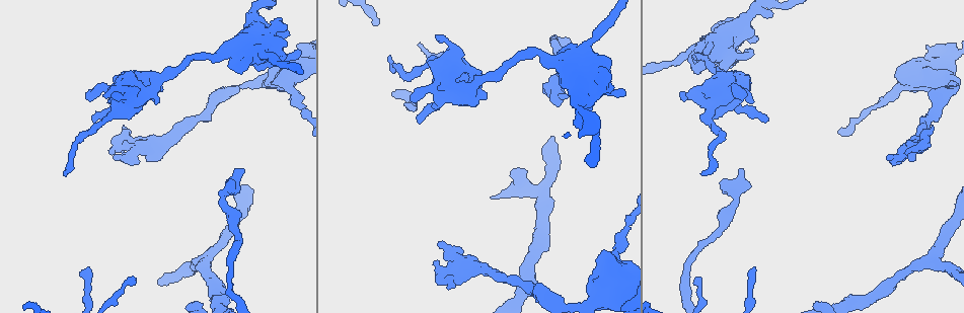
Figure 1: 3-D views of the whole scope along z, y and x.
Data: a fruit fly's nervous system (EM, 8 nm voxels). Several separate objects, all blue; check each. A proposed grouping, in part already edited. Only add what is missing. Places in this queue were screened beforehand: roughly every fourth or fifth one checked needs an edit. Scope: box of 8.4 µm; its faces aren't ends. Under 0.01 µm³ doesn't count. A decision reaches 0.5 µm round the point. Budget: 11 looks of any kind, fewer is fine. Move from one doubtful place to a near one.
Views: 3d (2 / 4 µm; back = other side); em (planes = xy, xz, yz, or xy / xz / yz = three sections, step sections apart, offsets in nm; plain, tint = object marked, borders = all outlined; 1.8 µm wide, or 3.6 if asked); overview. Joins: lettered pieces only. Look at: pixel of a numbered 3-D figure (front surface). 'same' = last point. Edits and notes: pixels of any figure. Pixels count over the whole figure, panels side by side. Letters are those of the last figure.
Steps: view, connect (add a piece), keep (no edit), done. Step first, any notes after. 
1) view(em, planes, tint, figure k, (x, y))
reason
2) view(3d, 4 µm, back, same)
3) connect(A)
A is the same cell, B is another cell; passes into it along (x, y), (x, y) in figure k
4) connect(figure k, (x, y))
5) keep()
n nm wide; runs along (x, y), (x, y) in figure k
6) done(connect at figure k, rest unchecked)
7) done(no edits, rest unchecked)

view(3d, 4 µm, figure 1, (742, 98))
branch stops here

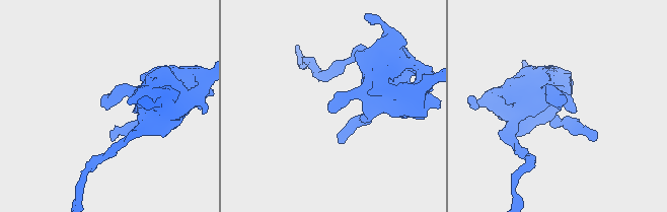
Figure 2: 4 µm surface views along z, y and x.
view(em, planes, borders, figure 2, (562, 104))
need the tissue

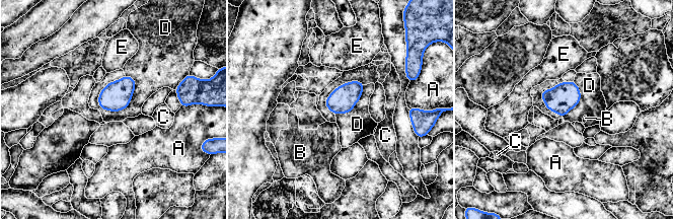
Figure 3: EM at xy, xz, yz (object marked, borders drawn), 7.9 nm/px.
keep()
A, B, C, D and E are other cells; border along (136, 81), (125, 107), (100, 107) in figure 3; no lettered piece goes on from it

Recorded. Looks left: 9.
view(em, xy, step 8, tint, figure 1, (155, 101))
branch stops here

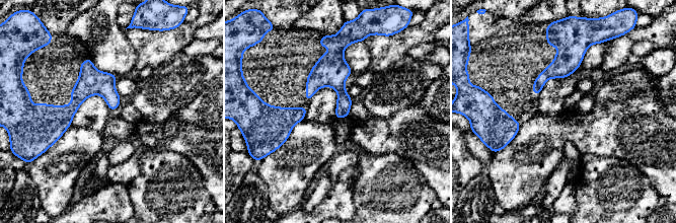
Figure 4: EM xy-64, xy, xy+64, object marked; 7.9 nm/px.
view(em, planes, borders, same)
another direction

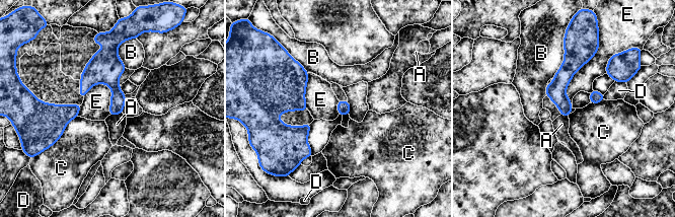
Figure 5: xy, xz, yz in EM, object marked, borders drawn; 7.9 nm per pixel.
keep()
A, B, C, D and E are other cells; runs along (571, 47), (564, 113) in figure 5; no lettered piece goes on from it

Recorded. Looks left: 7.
view(em, planes, borders, figure 1, (390, 56))
branch stops here

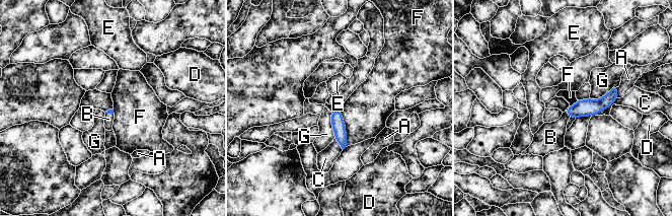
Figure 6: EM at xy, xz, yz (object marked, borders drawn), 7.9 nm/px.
connect(B)
F touches over 300 nm; B is the same cell, A, C, D, E, F and G are other cells; the cell continues

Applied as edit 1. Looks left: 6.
view(overview)
redraw

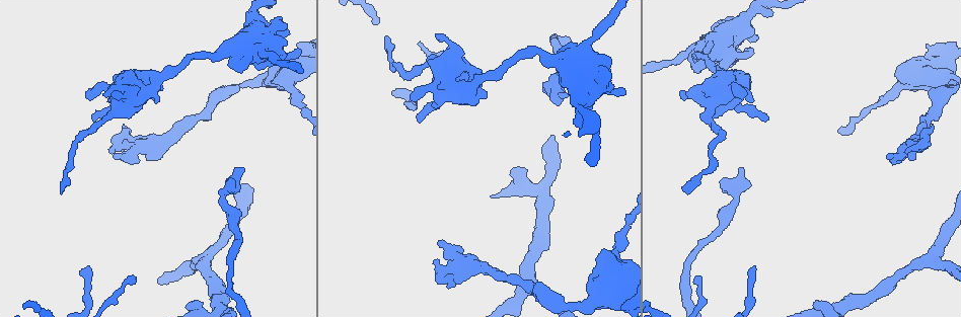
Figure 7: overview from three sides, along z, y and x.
view(3d, 2 µm, figure 7, (87, 265))
end of a long branch

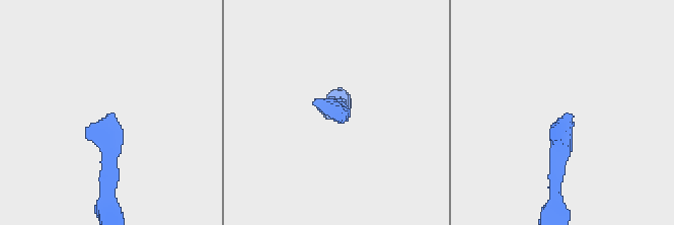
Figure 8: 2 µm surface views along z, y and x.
view(em, xz, step 16, borders, figure 8, (114, 116))
now the EM

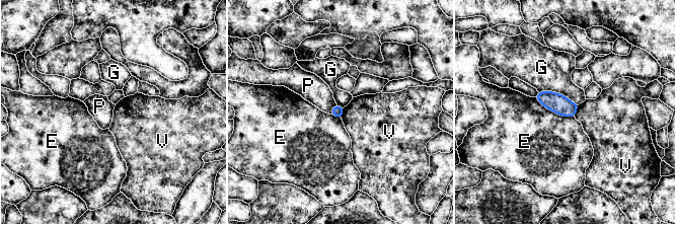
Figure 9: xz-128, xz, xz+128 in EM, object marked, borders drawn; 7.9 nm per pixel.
view(em, xy, step 8, borders, same)

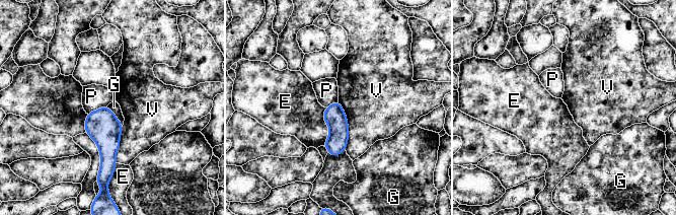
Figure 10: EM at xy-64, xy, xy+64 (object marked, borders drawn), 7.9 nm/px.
keep()
170 nm wide; V touches over 380 nm; E, G, P and V are other cells; no lettered piece goes on from it

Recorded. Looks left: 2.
view(3d, 2 µm, figure 7, (886, 157))
free end

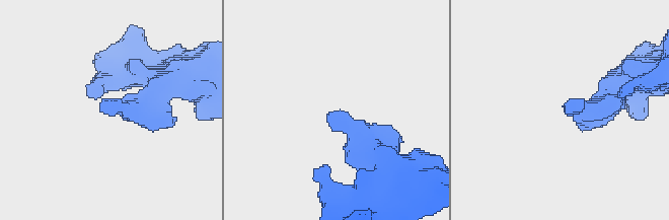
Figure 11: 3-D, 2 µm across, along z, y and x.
view(em, yz, step 8, borders, figure 11, (566, 111))
now the EM

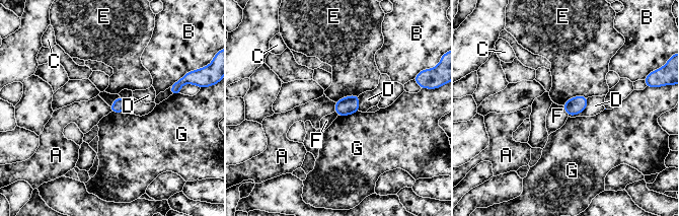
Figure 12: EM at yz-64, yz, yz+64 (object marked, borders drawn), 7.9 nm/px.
keep()
A, B, C, D, E, F and G are other cells; none of them fits

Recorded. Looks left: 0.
done(connect at figure 6, rest unchecked)

